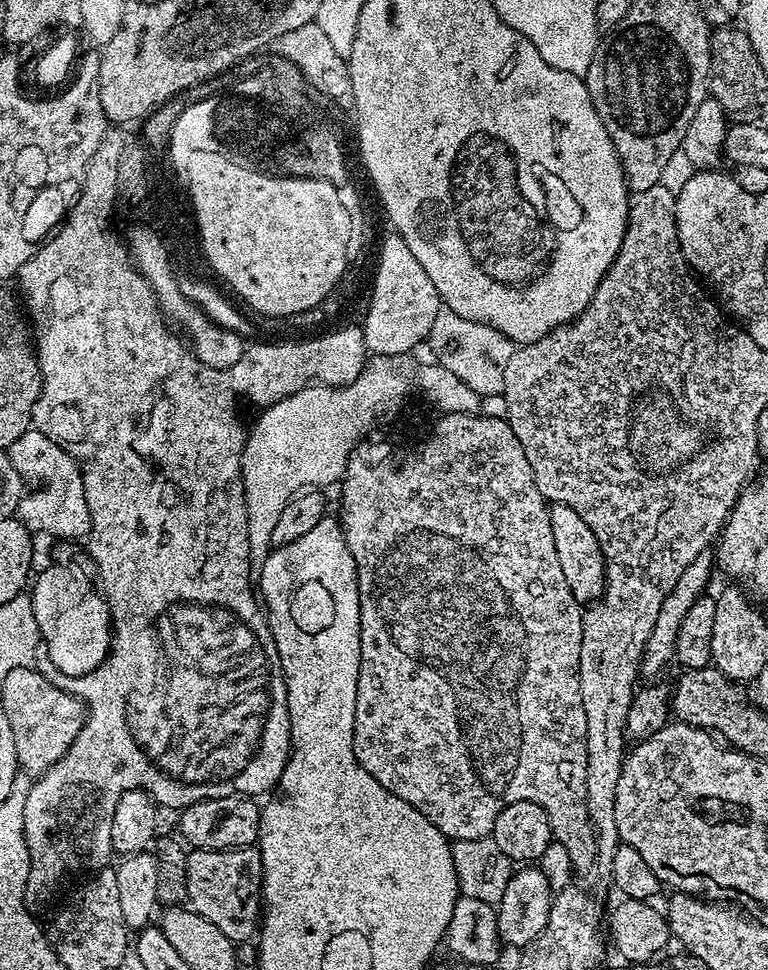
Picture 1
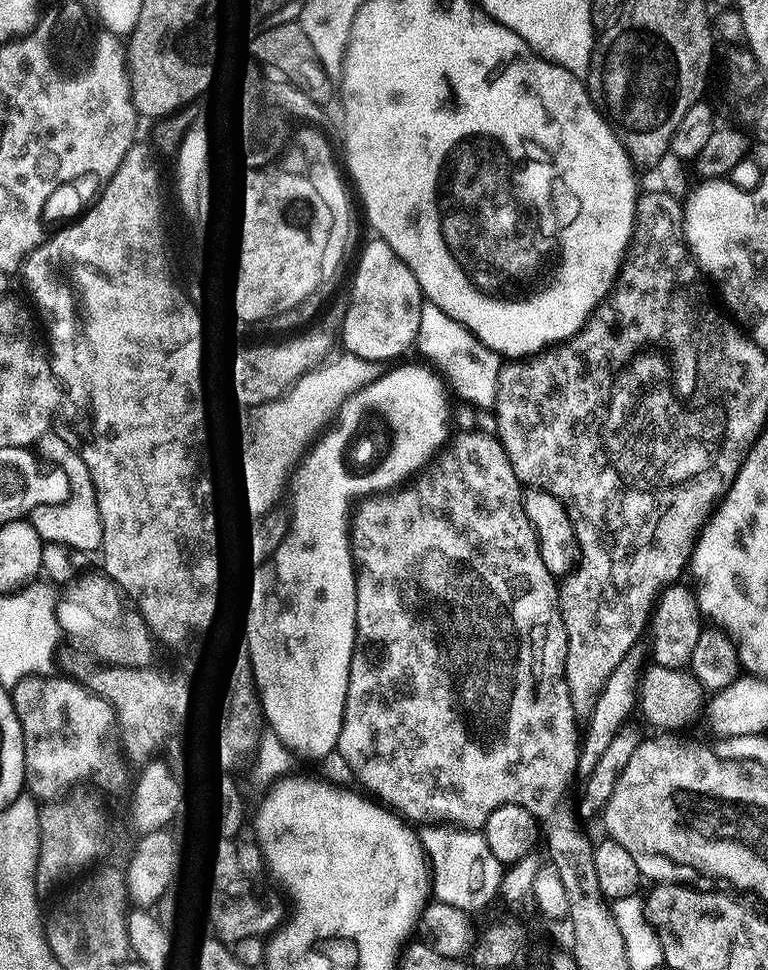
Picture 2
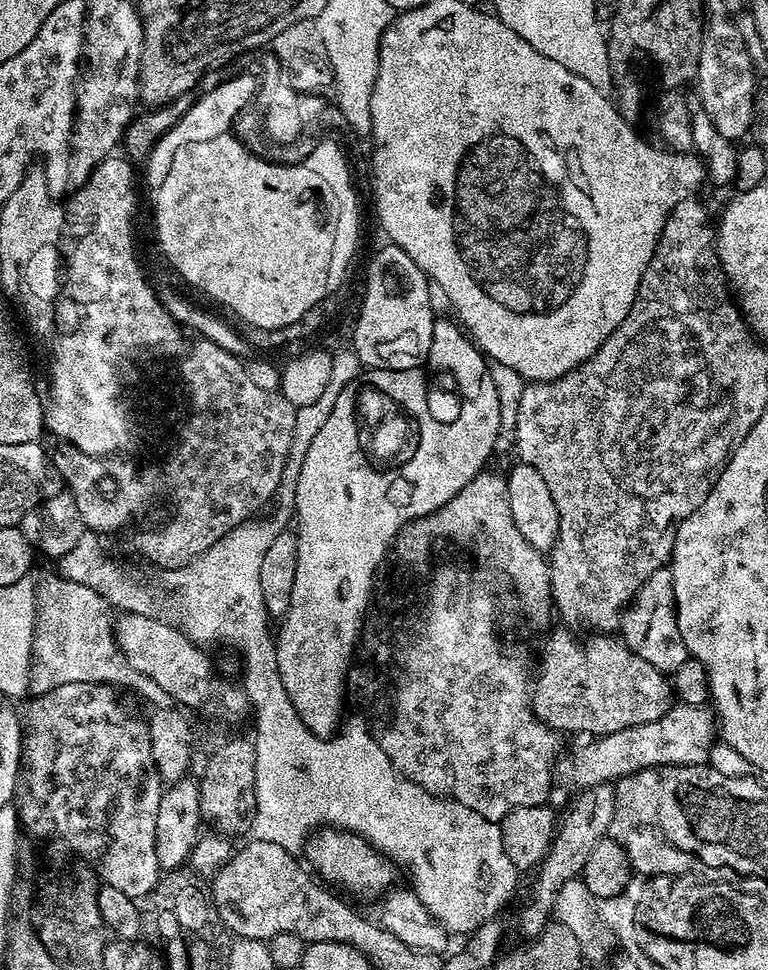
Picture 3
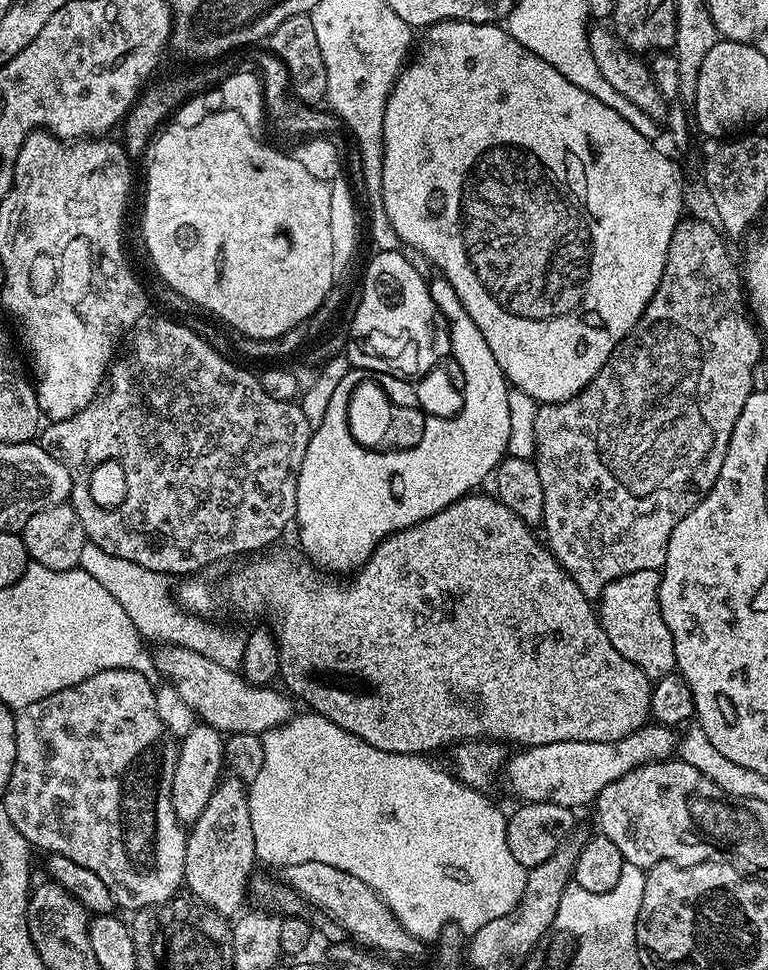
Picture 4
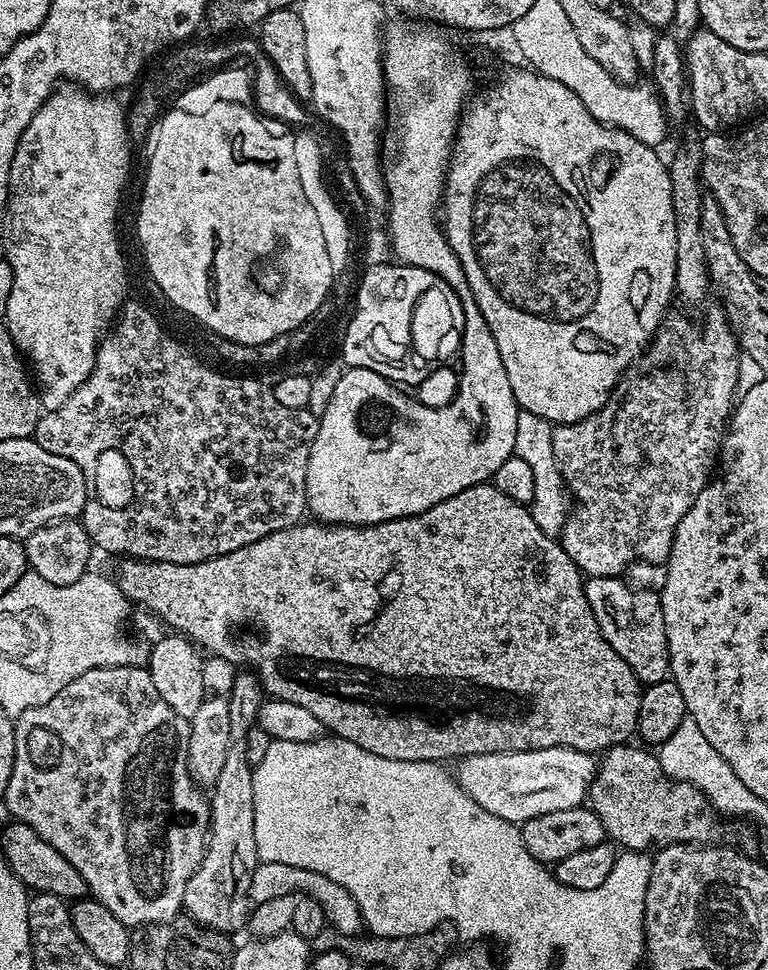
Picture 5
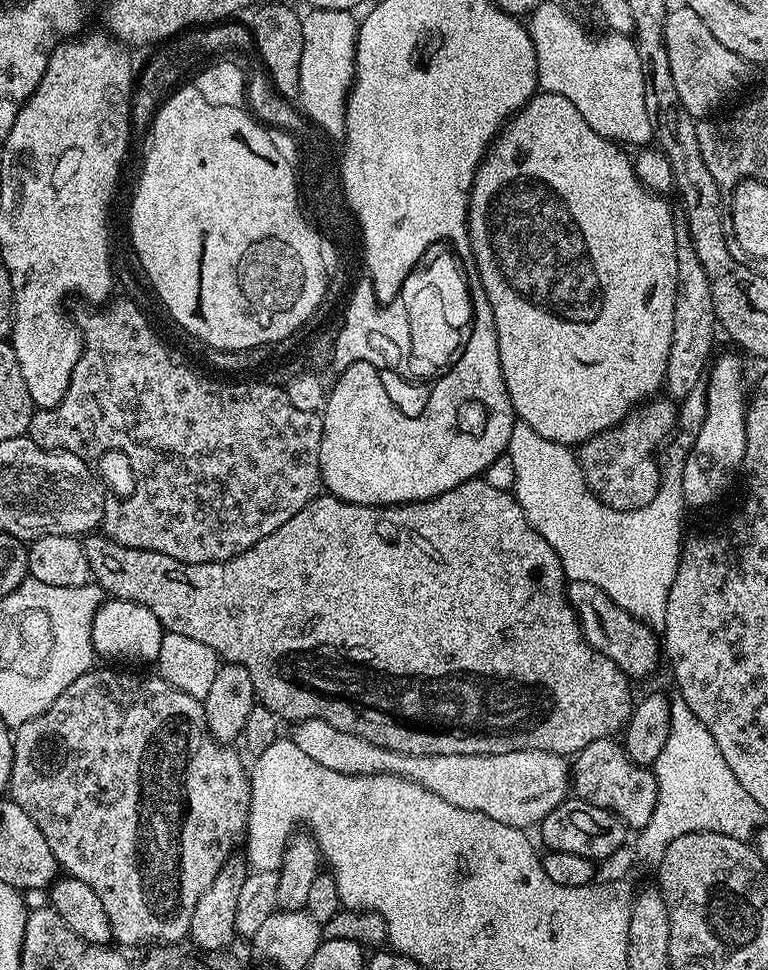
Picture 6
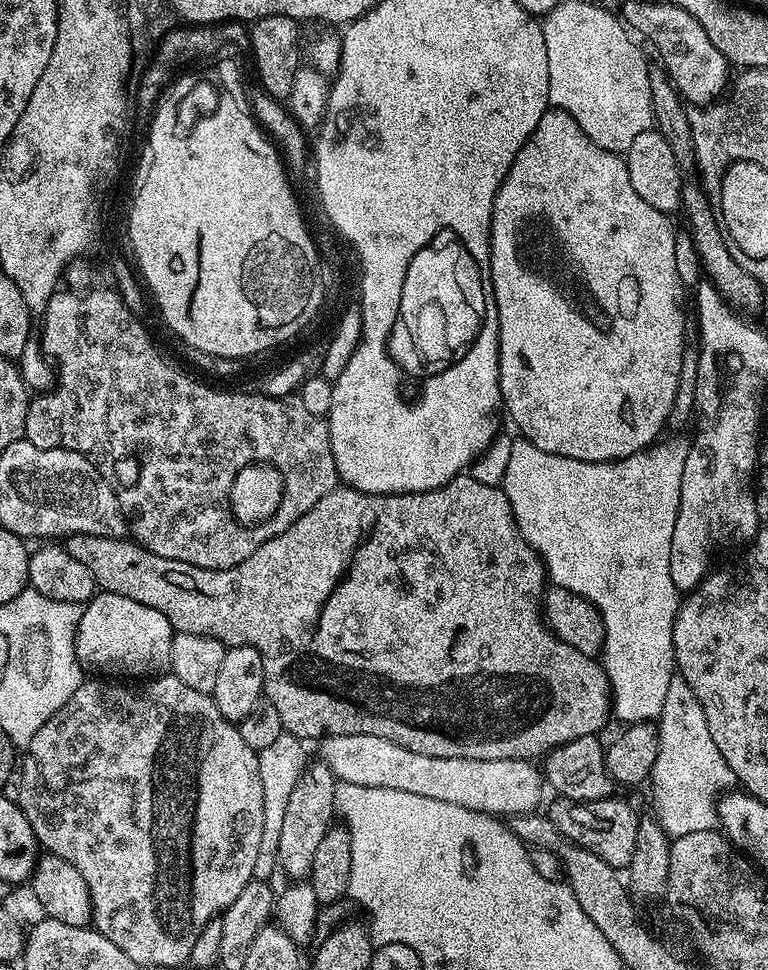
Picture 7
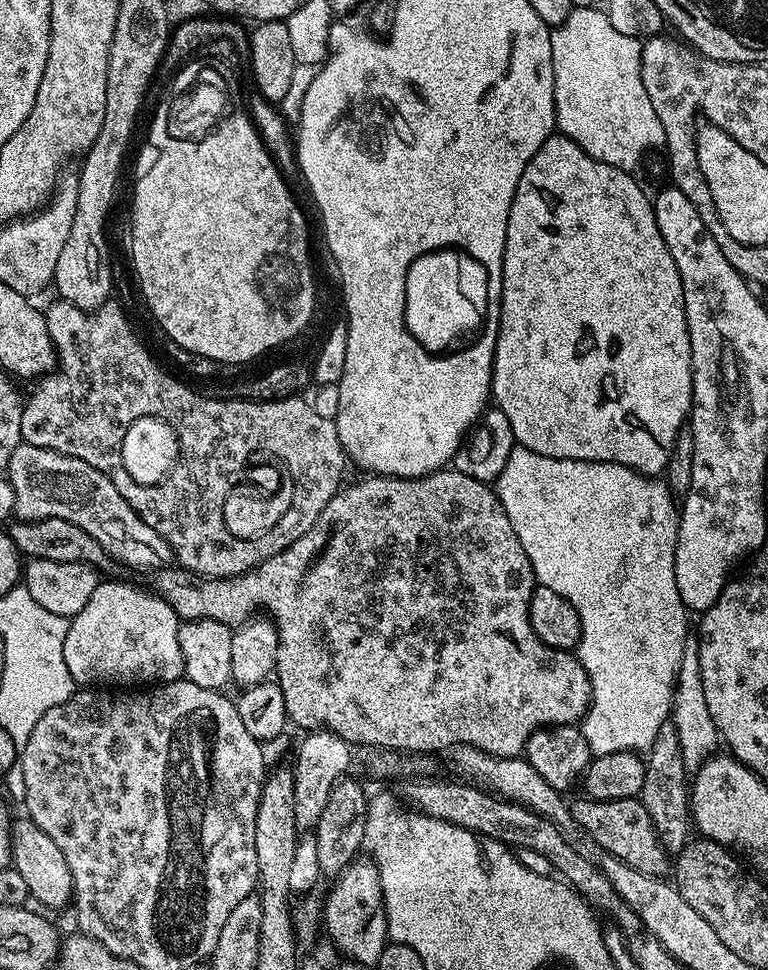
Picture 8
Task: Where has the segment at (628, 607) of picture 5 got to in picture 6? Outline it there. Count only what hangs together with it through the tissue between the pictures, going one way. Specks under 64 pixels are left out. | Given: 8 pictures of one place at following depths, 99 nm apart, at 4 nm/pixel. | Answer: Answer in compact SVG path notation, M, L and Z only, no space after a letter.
M568 580L566 584L568 590L568 601L576 611L576 617L580 619L580 629L584 631L584 640L591 648L598 650L606 658L613 660L619 668L624 671L625 676L635 678L635 676L648 676L656 667L662 664L662 640L659 635L648 625L647 622L634 618L625 608L615 604L598 586L590 586L590 582L578 582Z

